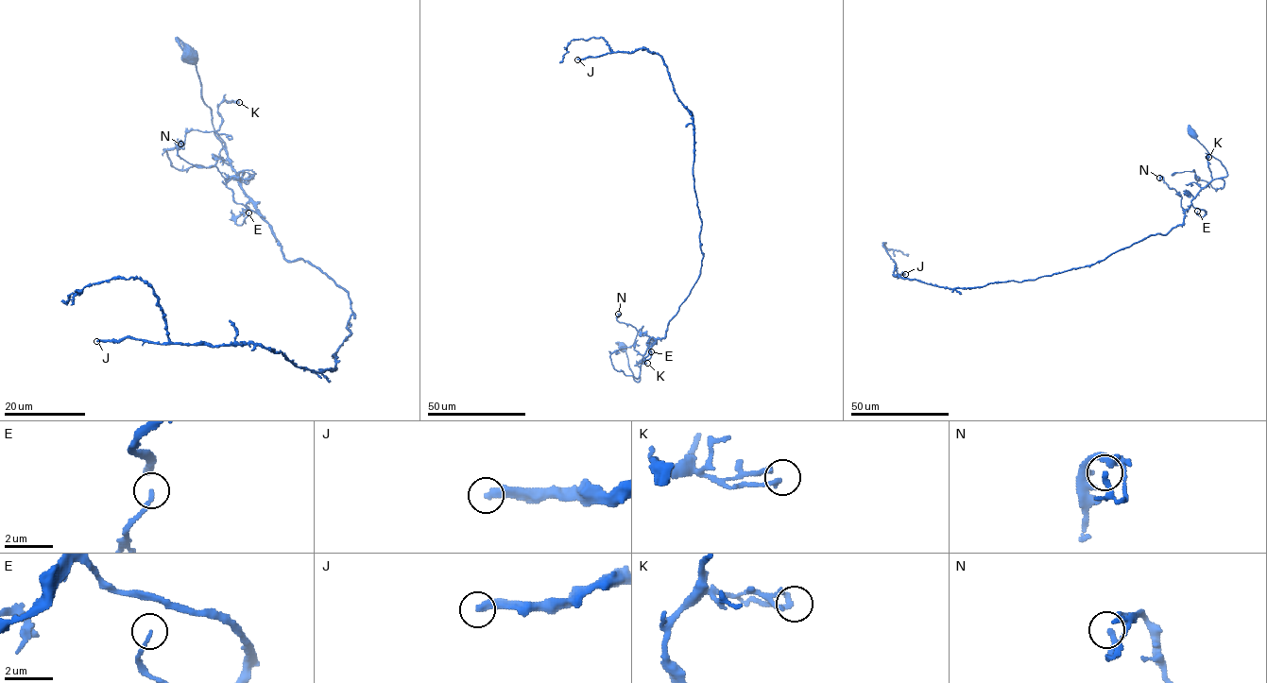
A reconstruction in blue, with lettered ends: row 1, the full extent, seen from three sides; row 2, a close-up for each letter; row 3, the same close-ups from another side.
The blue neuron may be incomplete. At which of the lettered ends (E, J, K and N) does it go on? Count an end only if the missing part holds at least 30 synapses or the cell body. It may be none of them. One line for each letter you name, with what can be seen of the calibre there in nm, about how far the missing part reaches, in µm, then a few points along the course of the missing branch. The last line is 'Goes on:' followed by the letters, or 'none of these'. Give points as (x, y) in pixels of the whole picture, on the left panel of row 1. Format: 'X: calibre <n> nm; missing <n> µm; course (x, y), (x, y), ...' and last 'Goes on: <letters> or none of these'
J: calibre 360 nm; missing 70 µm
Goes on: J

